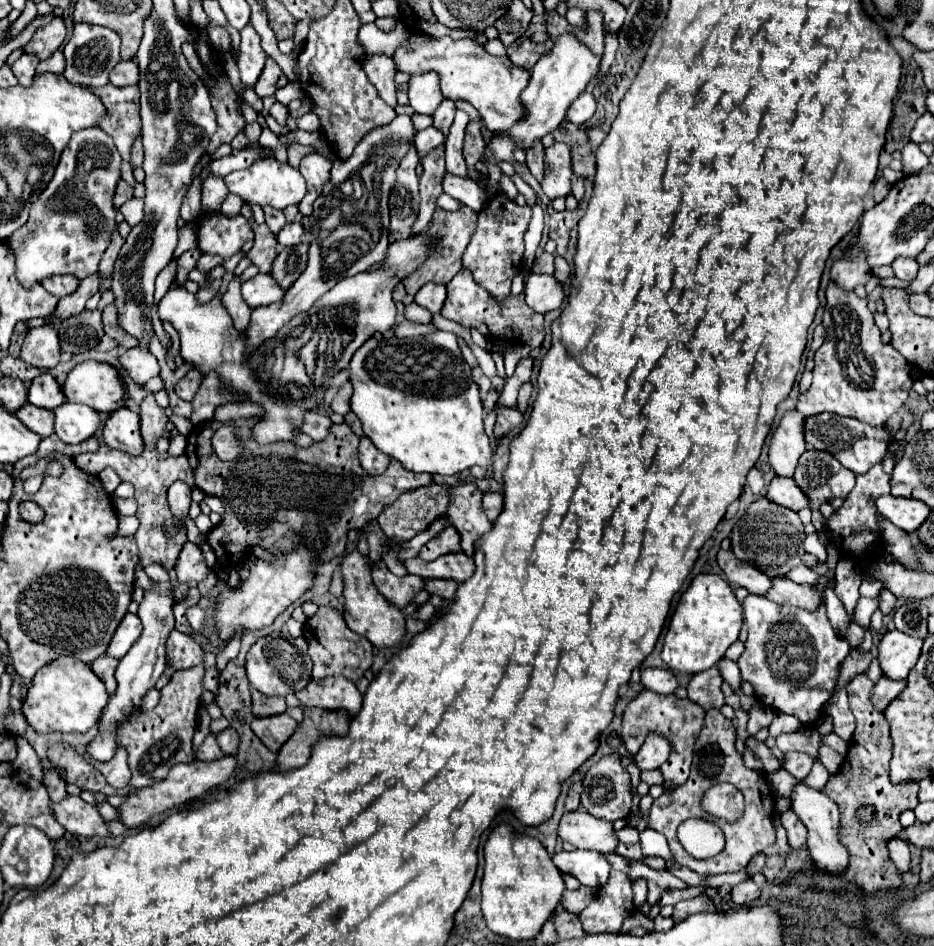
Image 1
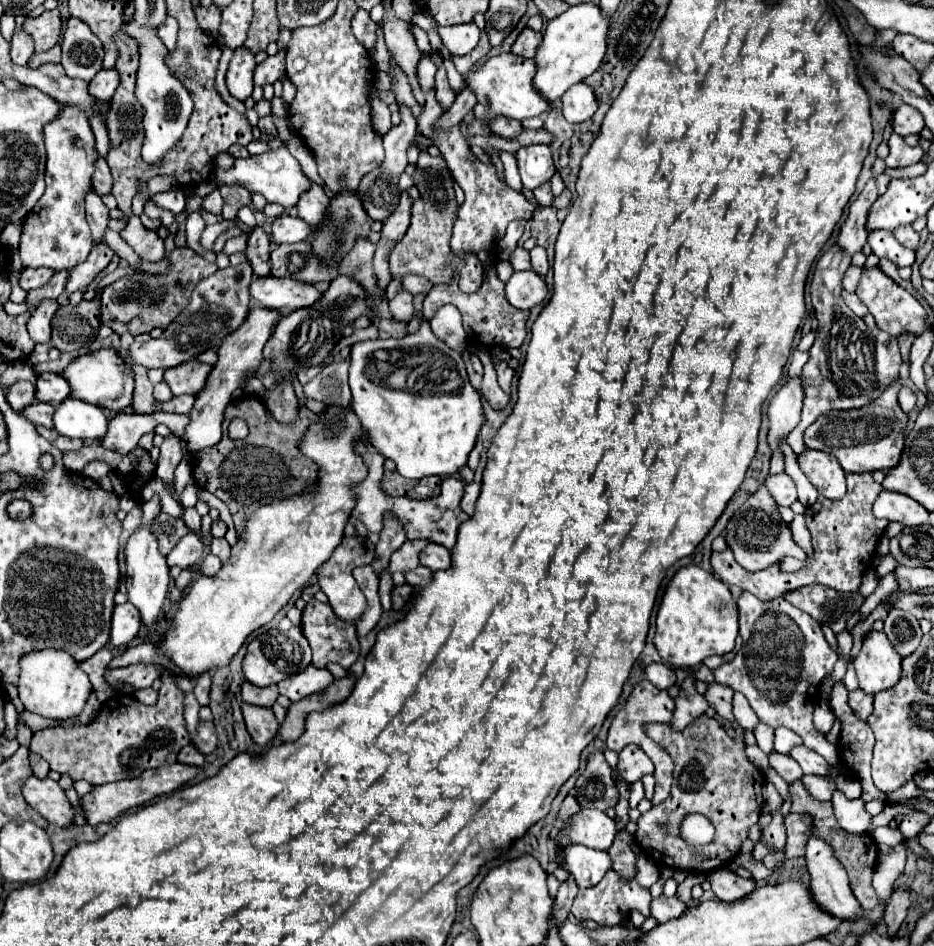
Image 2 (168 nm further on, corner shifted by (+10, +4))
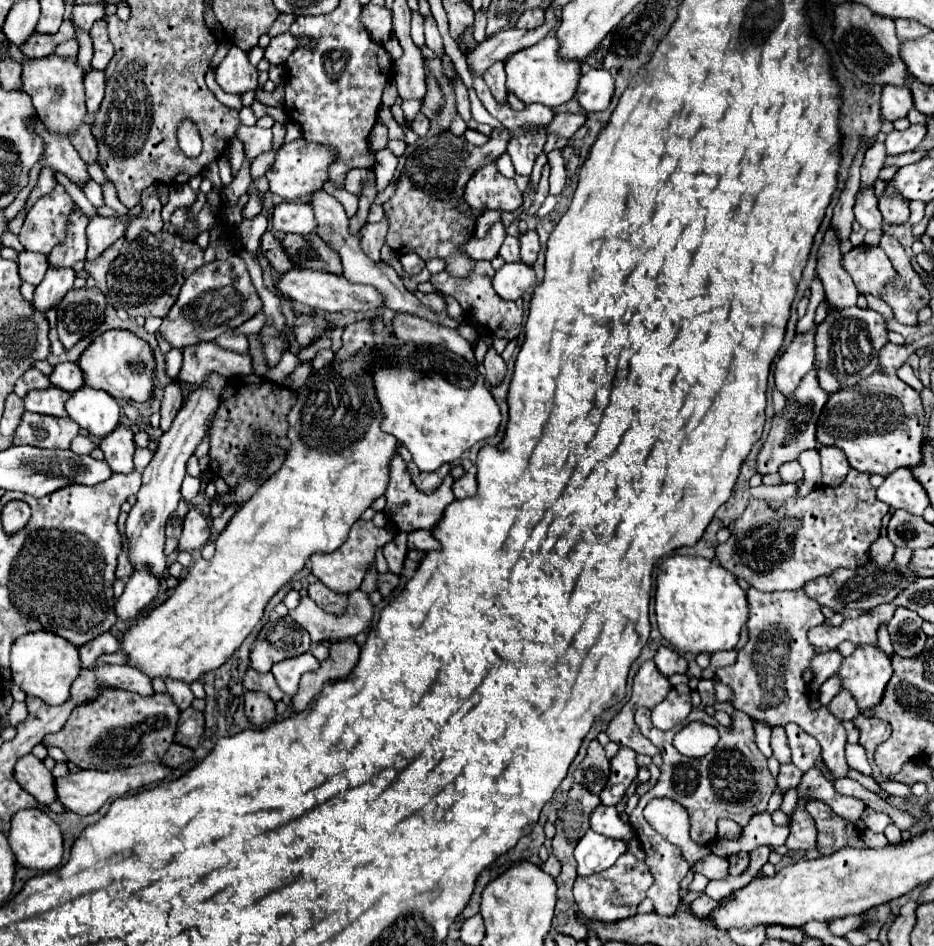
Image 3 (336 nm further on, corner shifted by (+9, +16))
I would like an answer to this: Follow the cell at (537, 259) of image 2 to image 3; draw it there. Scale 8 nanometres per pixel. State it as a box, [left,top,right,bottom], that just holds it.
[519,230,539,264]

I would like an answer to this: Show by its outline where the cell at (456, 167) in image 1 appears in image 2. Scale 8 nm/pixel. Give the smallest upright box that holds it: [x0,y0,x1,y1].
[436,68,456,110]

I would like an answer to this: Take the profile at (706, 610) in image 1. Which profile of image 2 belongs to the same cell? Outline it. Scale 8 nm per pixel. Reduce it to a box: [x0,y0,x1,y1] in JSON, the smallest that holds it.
[654,566,738,668]

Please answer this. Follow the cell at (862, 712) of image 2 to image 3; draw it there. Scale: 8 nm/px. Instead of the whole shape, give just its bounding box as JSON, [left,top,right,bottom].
[827,690,859,722]

